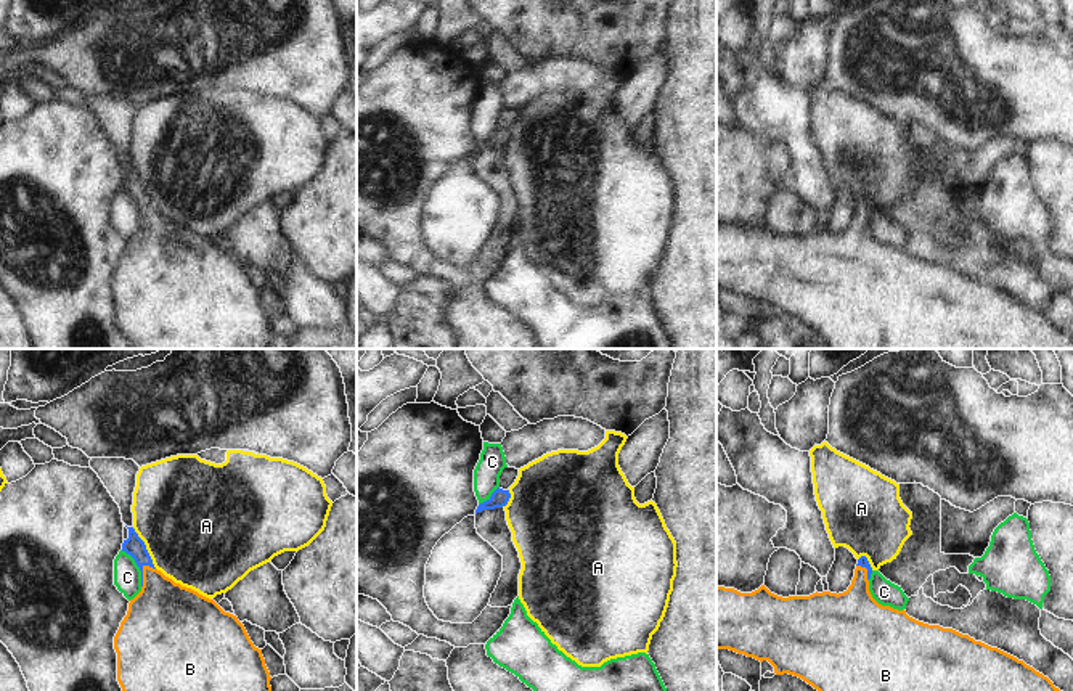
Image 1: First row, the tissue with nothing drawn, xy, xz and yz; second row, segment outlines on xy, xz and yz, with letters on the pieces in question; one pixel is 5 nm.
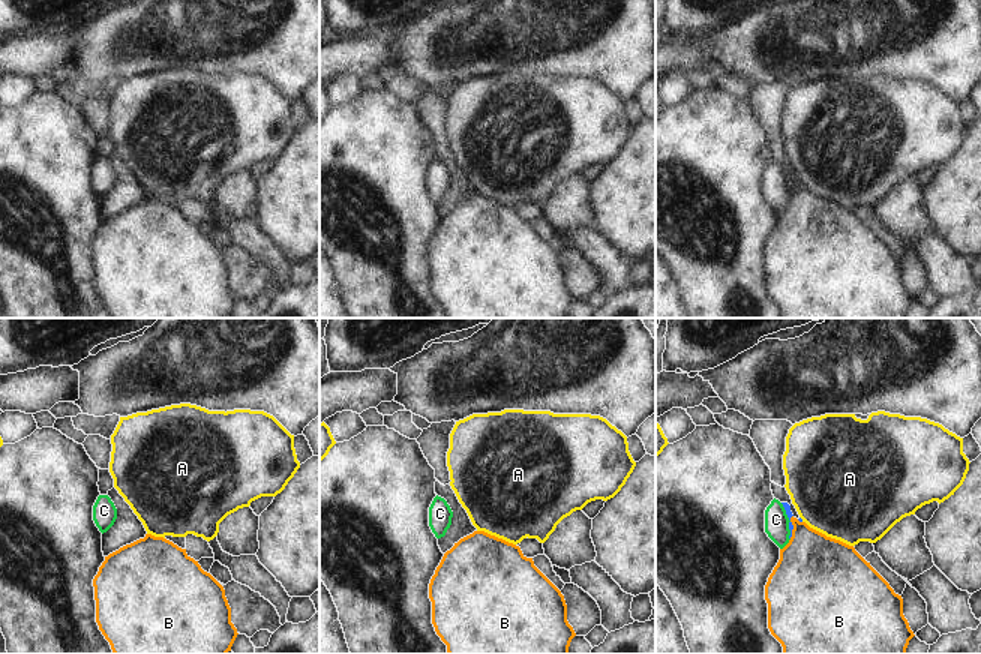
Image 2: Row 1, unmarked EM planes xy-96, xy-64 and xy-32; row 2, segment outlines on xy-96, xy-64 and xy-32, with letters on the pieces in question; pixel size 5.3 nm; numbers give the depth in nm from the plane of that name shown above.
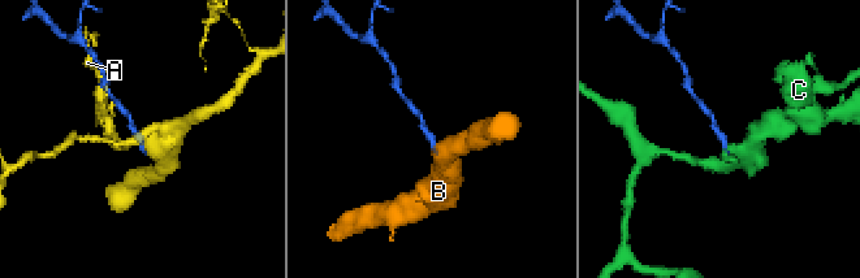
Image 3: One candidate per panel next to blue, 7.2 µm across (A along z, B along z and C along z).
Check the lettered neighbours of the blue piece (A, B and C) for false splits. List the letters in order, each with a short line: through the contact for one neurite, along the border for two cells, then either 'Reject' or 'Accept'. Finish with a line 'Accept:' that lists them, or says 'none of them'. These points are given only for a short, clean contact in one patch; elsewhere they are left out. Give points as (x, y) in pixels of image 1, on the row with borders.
A: Reject
B: Line: xy (134, 545), (143, 560), (142, 576), (159, 593), (164, 619). Accept
C: Line: xy (121, 550), (138, 568), (142, 585). Reject
Accept: B.

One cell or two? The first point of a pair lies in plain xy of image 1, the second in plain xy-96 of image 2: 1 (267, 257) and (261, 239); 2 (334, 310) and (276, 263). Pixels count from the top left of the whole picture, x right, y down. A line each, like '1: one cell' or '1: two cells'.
1: two cells
2: one cell

